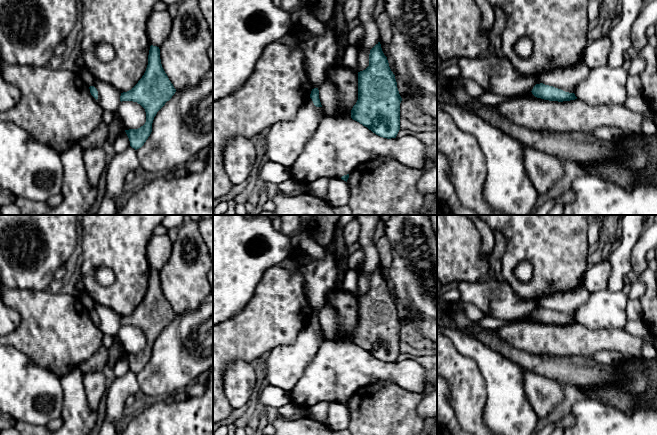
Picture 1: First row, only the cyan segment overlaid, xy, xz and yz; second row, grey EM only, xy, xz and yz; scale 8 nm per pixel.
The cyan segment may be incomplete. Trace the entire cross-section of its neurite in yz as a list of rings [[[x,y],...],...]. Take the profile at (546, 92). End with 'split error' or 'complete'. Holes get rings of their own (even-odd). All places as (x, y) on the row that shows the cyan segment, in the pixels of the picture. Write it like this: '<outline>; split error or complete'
[[[543,83],[536,84],[531,92],[535,97],[549,101],[563,102],[577,99],[574,93],[565,92]]]; complete

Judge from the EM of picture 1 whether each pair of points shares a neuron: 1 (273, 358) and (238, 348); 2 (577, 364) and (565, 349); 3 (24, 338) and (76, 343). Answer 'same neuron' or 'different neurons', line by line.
1: different neurons
2: different neurons
3: same neuron

